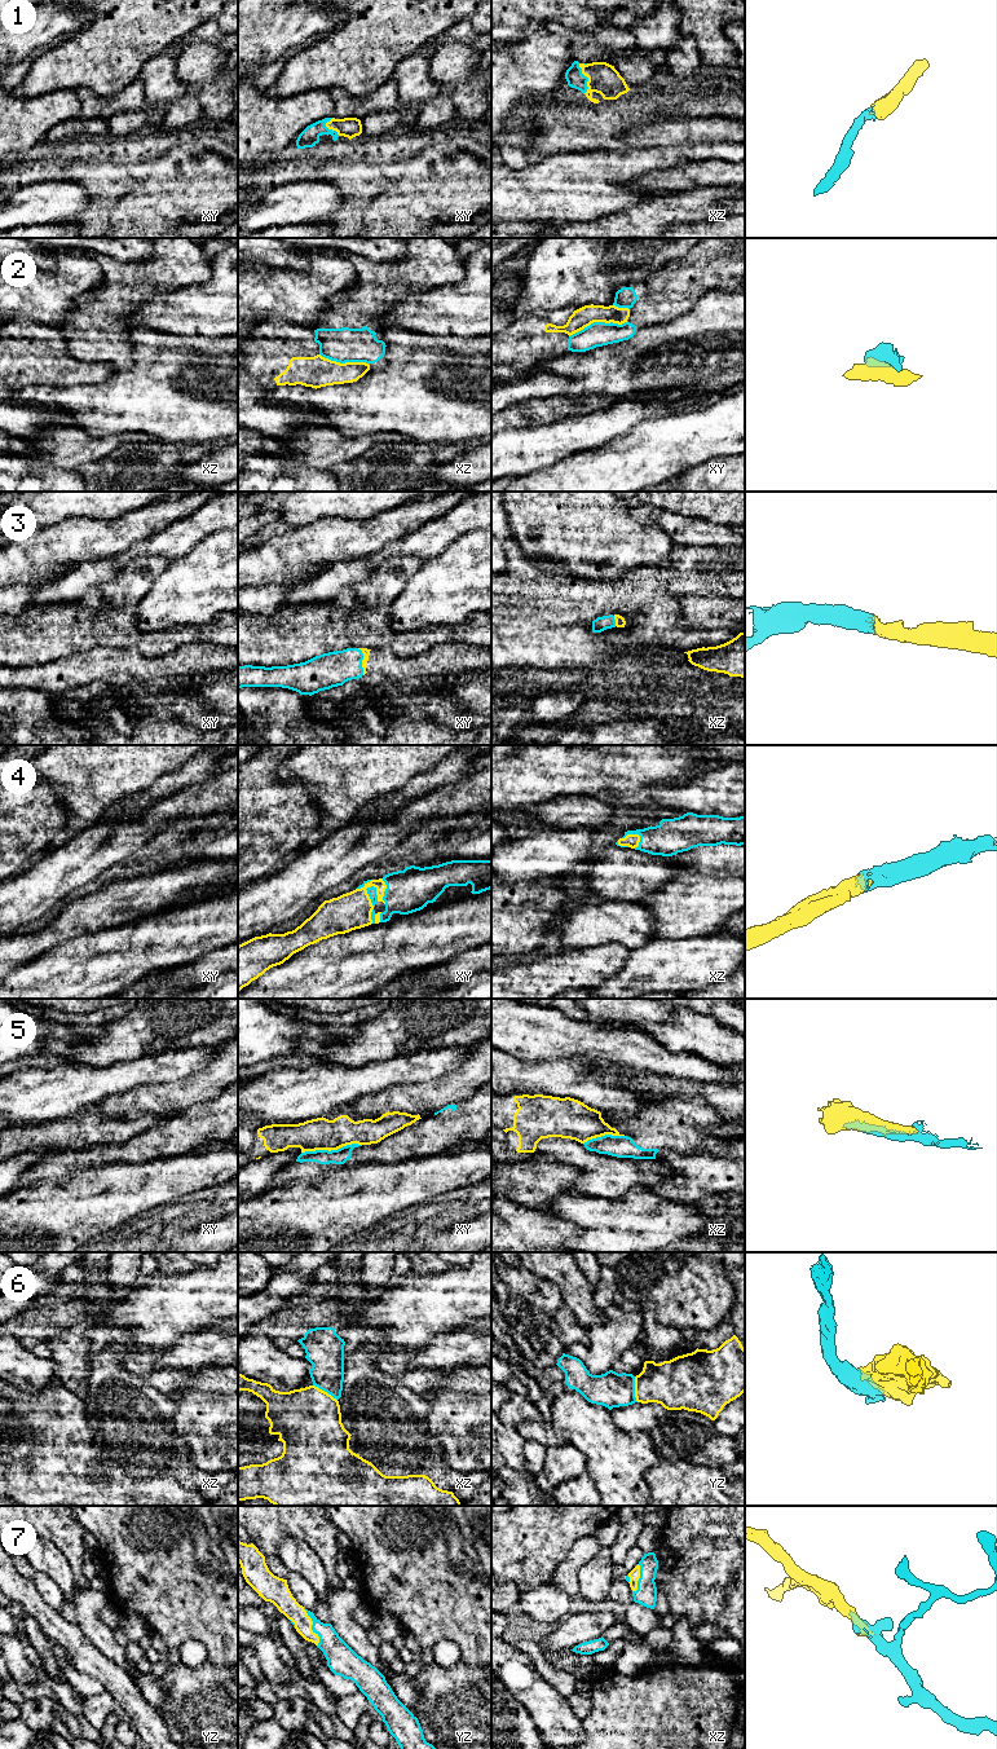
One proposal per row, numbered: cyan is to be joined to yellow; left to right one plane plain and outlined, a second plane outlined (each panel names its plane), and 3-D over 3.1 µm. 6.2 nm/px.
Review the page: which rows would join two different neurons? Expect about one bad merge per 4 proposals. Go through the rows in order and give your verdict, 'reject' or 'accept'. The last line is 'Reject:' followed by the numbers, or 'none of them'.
1: accept
2: reject
3: accept
4: accept
5: reject
6: reject
7: accept
Reject: 2, 5, 6

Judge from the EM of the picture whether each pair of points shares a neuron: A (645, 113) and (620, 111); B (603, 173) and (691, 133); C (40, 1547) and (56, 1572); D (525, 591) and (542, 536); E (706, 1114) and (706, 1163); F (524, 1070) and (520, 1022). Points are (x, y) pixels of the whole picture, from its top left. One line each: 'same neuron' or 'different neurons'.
A: same neuron
B: different neurons
C: same neuron
D: different neurons
E: different neurons
F: different neurons

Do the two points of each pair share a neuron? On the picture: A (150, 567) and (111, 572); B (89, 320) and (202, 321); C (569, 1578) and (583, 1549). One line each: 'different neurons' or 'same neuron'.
A: different neurons
B: different neurons
C: same neuron

